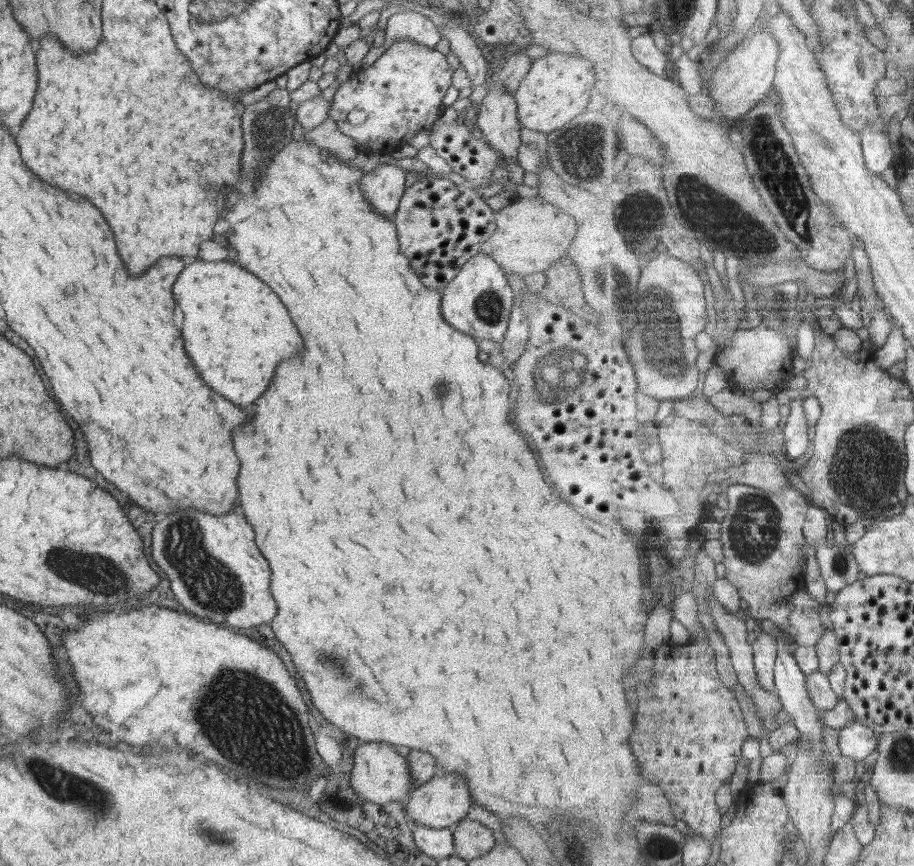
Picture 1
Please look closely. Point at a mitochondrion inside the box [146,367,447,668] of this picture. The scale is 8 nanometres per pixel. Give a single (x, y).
(207, 580)

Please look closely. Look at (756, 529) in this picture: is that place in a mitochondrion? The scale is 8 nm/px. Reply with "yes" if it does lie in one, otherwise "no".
yes

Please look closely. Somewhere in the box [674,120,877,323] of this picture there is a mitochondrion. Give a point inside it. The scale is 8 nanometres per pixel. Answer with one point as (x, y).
(757, 239)

